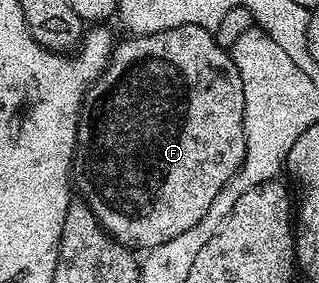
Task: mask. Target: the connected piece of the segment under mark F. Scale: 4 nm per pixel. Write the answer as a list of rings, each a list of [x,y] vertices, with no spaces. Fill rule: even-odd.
[[[186,24],[178,28],[170,28],[166,32],[138,34],[125,37],[125,42],[117,41],[112,47],[112,58],[108,67],[100,74],[80,108],[80,123],[76,125],[76,157],[74,159],[74,190],[77,195],[92,209],[94,216],[102,224],[102,228],[113,240],[136,252],[153,250],[158,244],[166,244],[166,240],[174,240],[174,236],[182,236],[186,228],[194,228],[202,216],[206,216],[210,204],[214,204],[214,196],[222,192],[222,188],[238,172],[244,159],[246,140],[244,139],[244,93],[242,92],[242,76],[238,76],[238,68],[234,64],[231,53],[216,43],[213,31],[202,28],[198,24]]]

